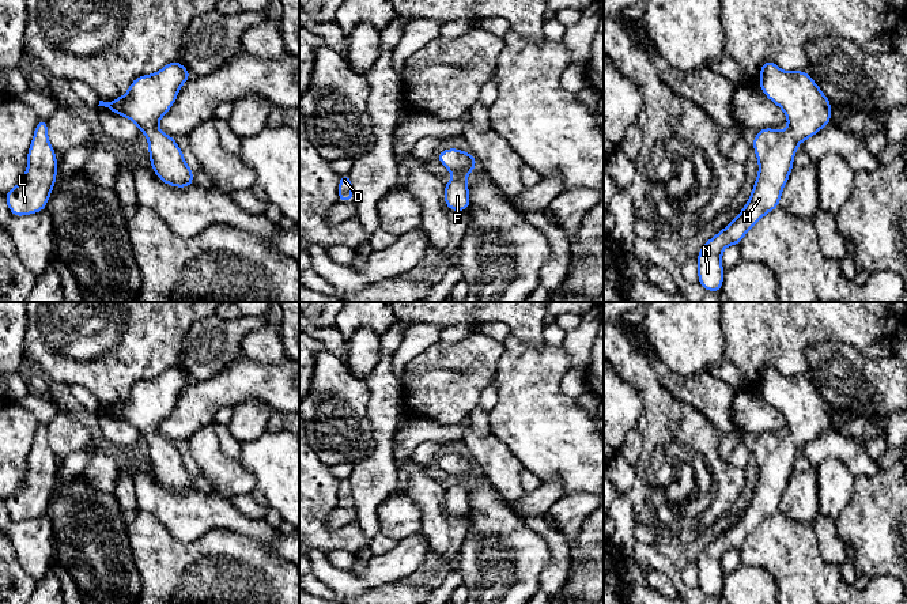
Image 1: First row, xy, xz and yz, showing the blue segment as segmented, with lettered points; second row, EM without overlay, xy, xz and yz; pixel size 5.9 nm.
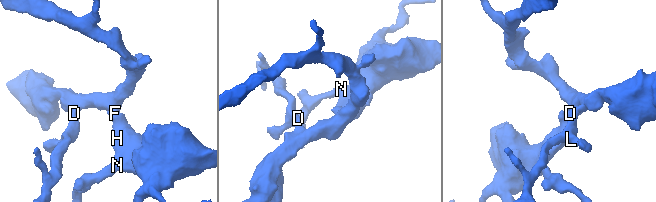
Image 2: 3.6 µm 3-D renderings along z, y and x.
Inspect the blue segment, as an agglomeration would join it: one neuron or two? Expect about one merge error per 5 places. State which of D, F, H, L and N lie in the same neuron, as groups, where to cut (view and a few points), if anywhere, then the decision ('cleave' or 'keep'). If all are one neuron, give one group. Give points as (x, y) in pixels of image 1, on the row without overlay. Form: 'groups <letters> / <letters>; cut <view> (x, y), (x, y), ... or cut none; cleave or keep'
groups D F H L N; cut none; keep

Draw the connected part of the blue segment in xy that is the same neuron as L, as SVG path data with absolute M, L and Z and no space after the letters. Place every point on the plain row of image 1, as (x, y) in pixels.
M39 424L27 457L24 486L4 499L14 521L23 521L45 514L56 487L58 468L56 456L48 445L48 424Z

